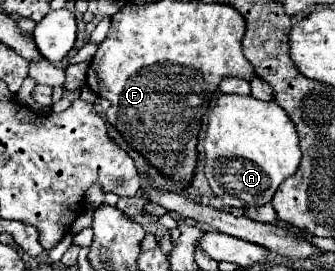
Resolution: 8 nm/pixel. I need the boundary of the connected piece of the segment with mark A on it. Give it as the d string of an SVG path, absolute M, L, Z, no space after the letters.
M221 94L217 98L203 150L203 170L213 194L235 208L269 204L279 184L295 174L301 160L299 138L287 112L277 102L265 102L251 94Z

